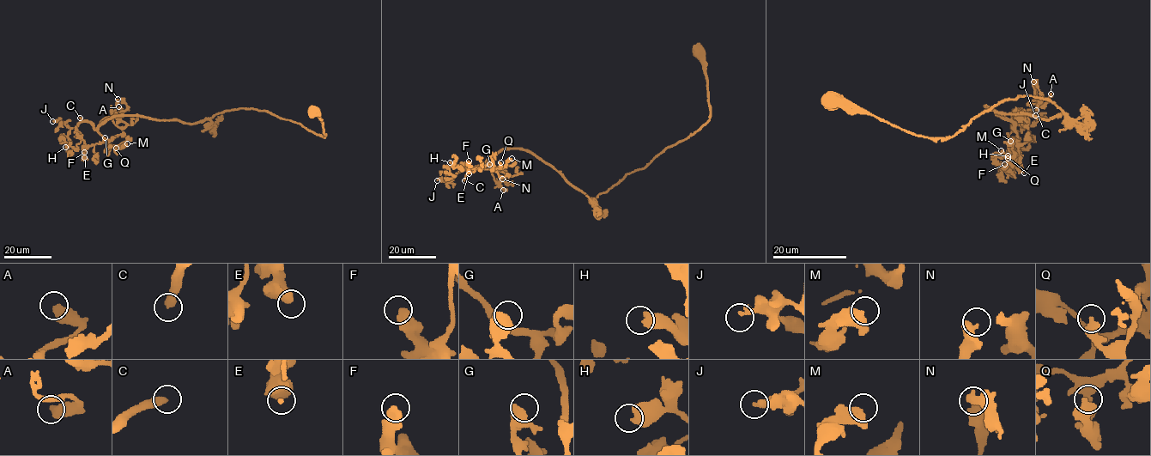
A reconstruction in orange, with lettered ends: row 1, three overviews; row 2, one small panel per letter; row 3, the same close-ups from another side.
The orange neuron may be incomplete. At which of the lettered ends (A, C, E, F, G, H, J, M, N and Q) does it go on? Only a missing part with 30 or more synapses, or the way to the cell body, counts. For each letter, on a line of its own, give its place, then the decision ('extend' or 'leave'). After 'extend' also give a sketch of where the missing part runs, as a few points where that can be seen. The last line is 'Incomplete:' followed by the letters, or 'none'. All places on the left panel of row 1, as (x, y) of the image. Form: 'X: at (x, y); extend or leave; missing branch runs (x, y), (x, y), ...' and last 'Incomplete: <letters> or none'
A: at (118, 106); leave
C: at (80, 118); extend; missing branch runs (80, 118), (86, 111), (100, 106), (108, 88), (99, 90)
E: at (84, 157); leave
F: at (84, 152); leave
G: at (105, 137); leave
H: at (65, 147); leave
J: at (52, 121); leave
M: at (127, 143); leave
N: at (118, 99); leave
Q: at (116, 148); leave
Incomplete: C

